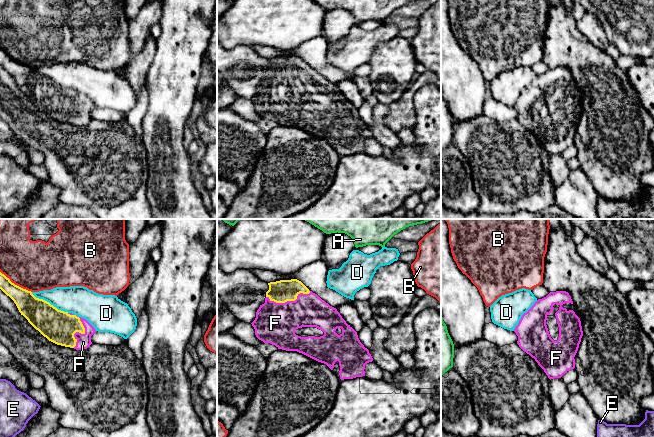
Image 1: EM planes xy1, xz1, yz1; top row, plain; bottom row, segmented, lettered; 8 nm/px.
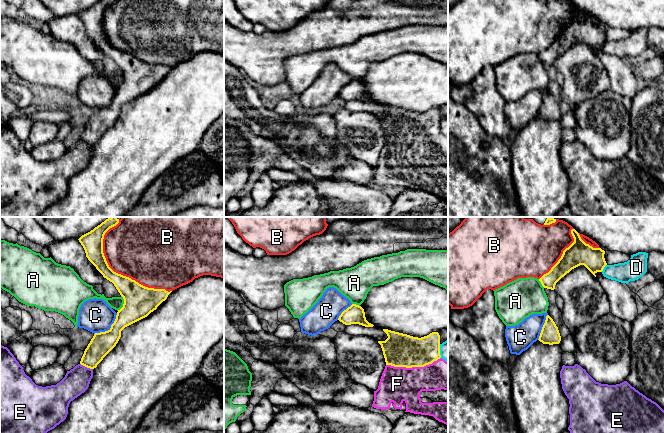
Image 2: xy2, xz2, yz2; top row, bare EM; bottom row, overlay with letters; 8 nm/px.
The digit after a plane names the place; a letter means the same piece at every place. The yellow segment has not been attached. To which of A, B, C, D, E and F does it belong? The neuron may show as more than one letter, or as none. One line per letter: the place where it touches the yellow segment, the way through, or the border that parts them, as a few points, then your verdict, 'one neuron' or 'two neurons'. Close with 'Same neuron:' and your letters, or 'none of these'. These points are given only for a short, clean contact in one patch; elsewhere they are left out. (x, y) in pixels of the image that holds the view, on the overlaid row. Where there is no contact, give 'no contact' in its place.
A: xy2 (124, 303) | two neurons
B: xy2 (124, 276) | two neurons
C: xy2 (110, 328) | along xy2 (117, 313), (114, 322), (107, 330), (94, 334) | two neurons
D: xy1 (49, 303) | two neurons
E: xy2 (86, 366) | two neurons
F: xz2 (413, 366) | one neuron
Same neuron: F

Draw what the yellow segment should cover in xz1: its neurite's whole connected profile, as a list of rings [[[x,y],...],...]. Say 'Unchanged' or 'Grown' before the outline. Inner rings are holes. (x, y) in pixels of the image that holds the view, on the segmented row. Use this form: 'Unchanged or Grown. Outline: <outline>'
Grown. Outline: [[[297,279],[270,282],[268,285],[265,303],[260,305],[251,323],[259,340],[324,363],[341,380],[365,376],[365,365],[372,362],[373,358],[360,342],[357,332],[346,323],[336,308]]]

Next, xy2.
Unchanged. Outline: [[[110,217],[78,239],[88,260],[104,278],[114,284],[124,299],[123,307],[118,310],[111,328],[105,332],[95,333],[84,351],[80,364],[90,369],[96,368],[116,346],[125,327],[147,317],[172,292],[145,287],[129,277],[114,272],[109,267],[103,253],[103,239],[105,233],[118,223],[119,219]]]

